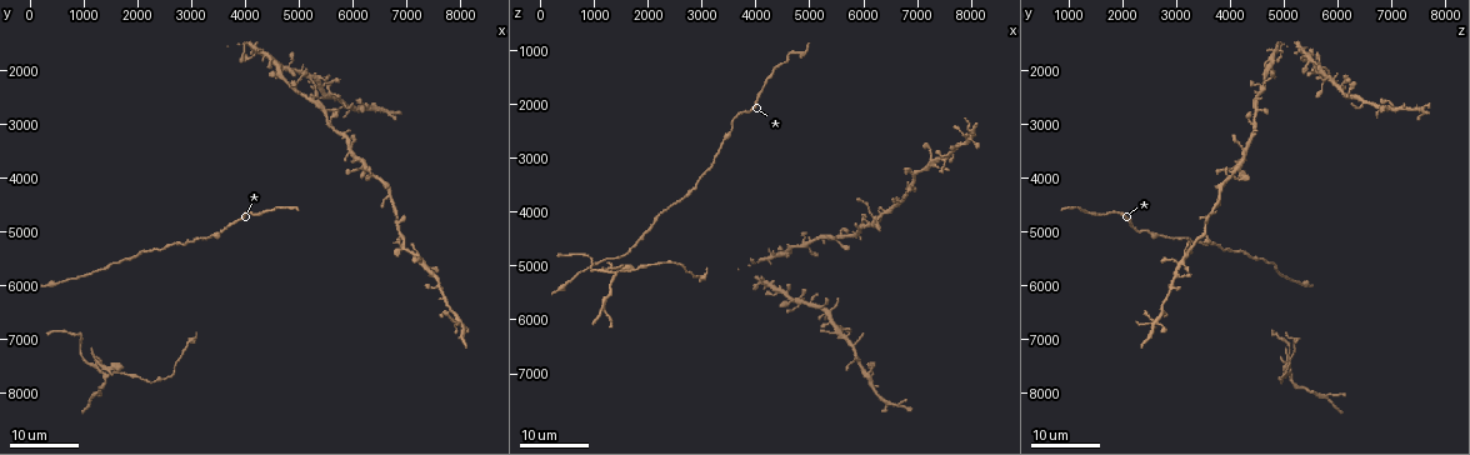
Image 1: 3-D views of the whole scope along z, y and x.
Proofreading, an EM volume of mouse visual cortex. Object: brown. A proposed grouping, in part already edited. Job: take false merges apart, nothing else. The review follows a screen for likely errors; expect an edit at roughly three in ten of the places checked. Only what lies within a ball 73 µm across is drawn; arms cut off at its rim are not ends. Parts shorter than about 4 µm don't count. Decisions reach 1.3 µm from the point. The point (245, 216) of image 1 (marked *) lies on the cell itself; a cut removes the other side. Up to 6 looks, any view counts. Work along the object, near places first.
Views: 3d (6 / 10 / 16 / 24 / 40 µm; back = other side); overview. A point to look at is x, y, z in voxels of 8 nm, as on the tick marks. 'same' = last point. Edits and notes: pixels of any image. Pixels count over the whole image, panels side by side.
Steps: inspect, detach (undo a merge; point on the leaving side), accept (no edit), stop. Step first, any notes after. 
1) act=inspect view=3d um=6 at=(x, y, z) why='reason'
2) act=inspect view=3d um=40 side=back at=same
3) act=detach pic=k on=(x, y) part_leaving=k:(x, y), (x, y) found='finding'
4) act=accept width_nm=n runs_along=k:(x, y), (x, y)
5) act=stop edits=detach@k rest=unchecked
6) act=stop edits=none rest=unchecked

act=inspect view=3d um=24 at=(1300, 7550, 5100) why='four or more arms meet'

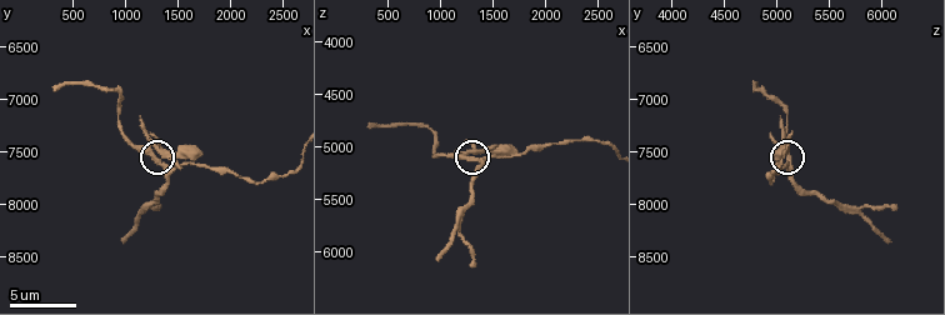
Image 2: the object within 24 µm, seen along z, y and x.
act=inspect view=3d um=10 at=(1260, 7520, 5100)

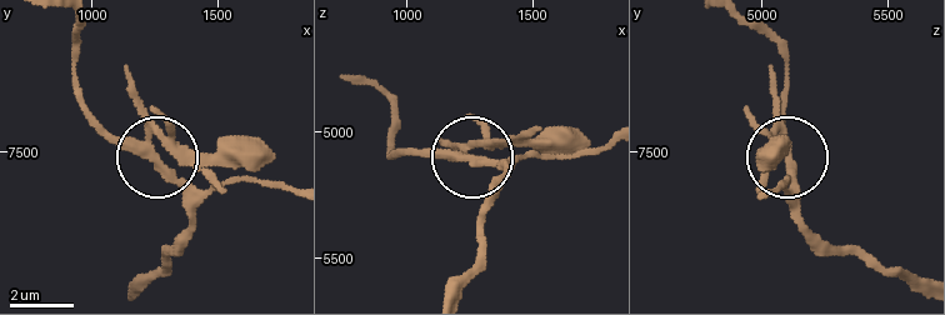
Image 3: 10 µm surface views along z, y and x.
act=detach pic=3 on=(146, 118) arms=4 part_leaving=3:(156, 156), (156, 135), (204, 151), (274, 151) found='a second cell is stuck on'

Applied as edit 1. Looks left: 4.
act=inspect view=overview

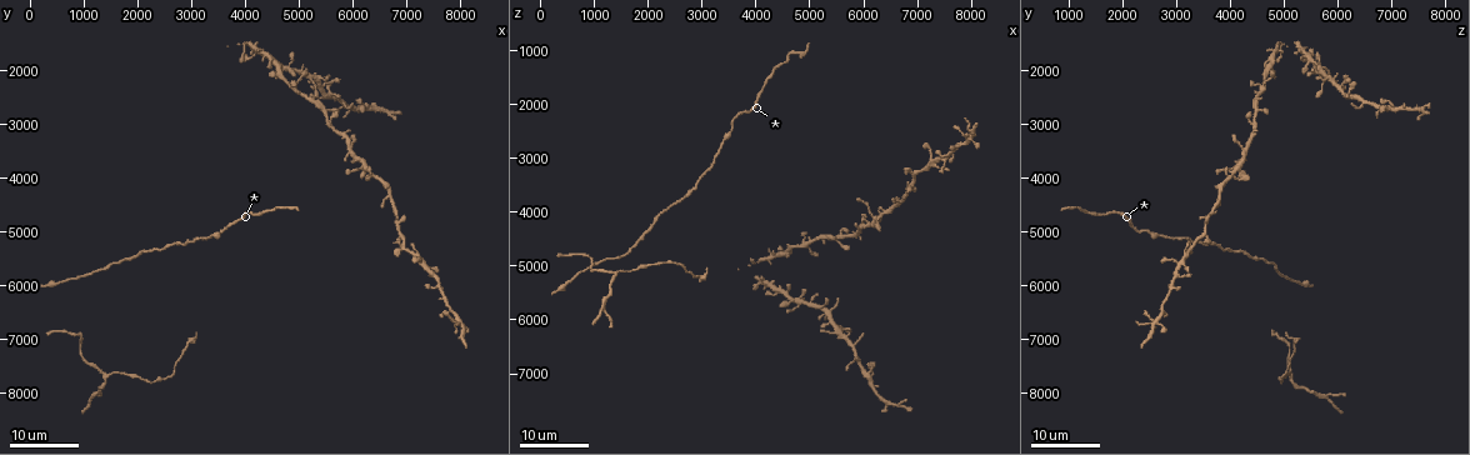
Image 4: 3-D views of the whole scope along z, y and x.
act=inspect view=3d um=24 at=(900, 6900, 4800) why='calibre changes'

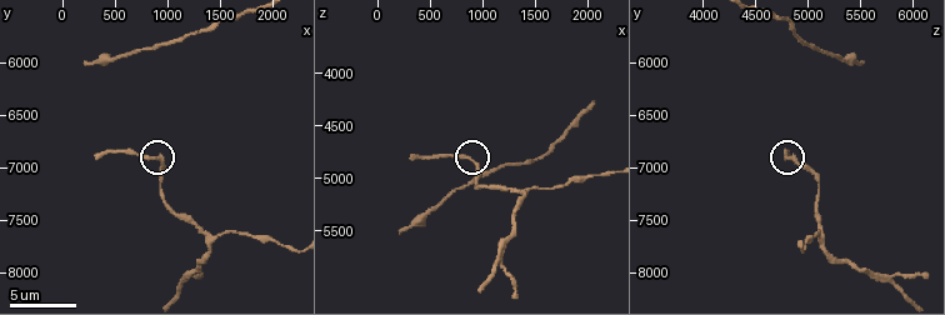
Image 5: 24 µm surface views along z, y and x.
act=inspect view=3d um=10 at=(860, 6920, 4800) why='zoom in'

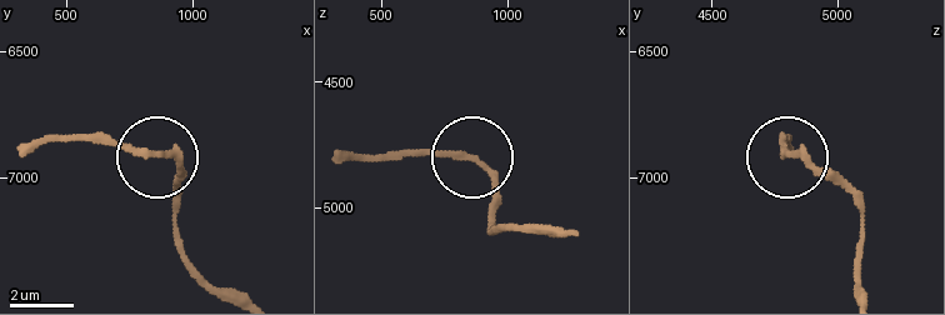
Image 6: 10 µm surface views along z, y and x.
act=detach pic=6 on=(118, 144) part_leaving=6:(165, 158), (104, 141), (23, 144) found='two cells meet here'

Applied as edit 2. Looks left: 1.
act=stop edits=detach@3,detach@6 rest=unchecked

